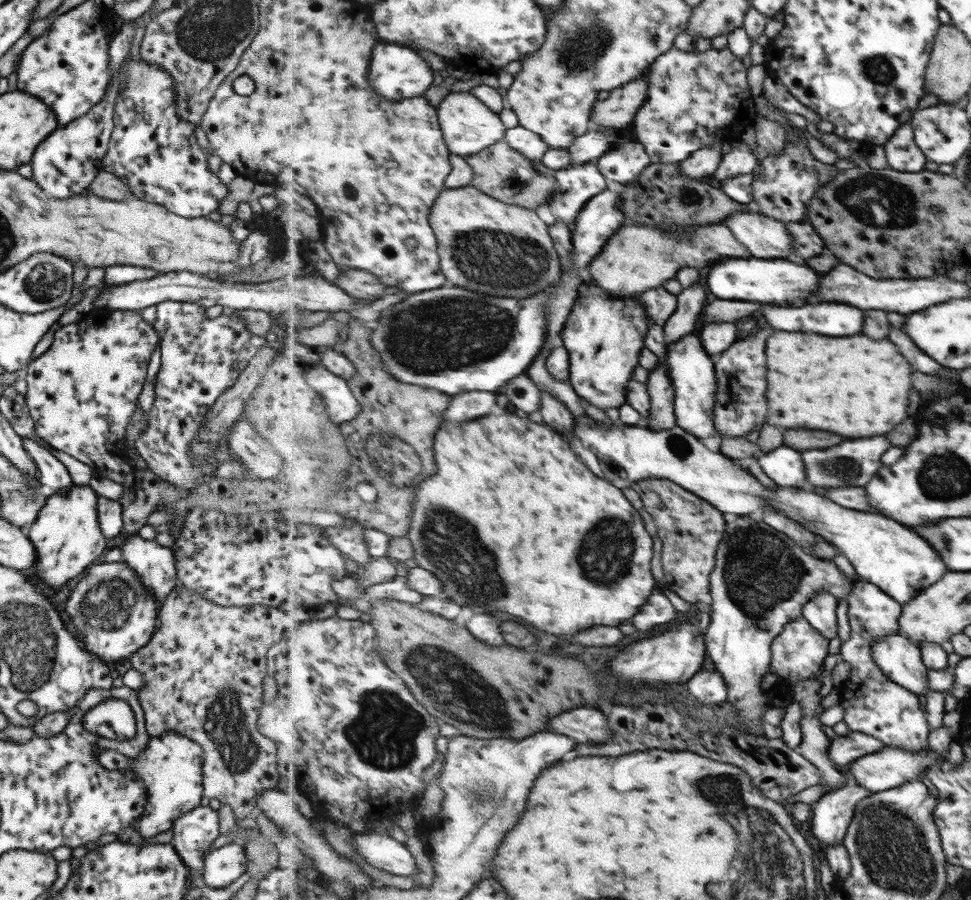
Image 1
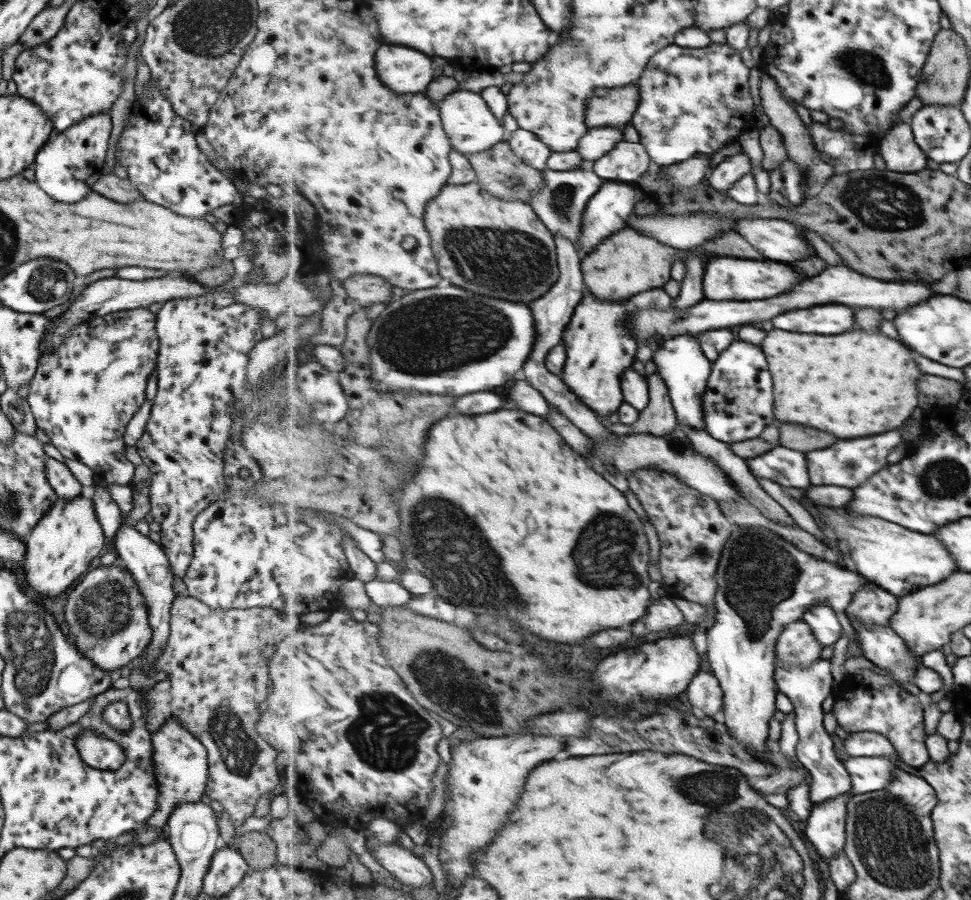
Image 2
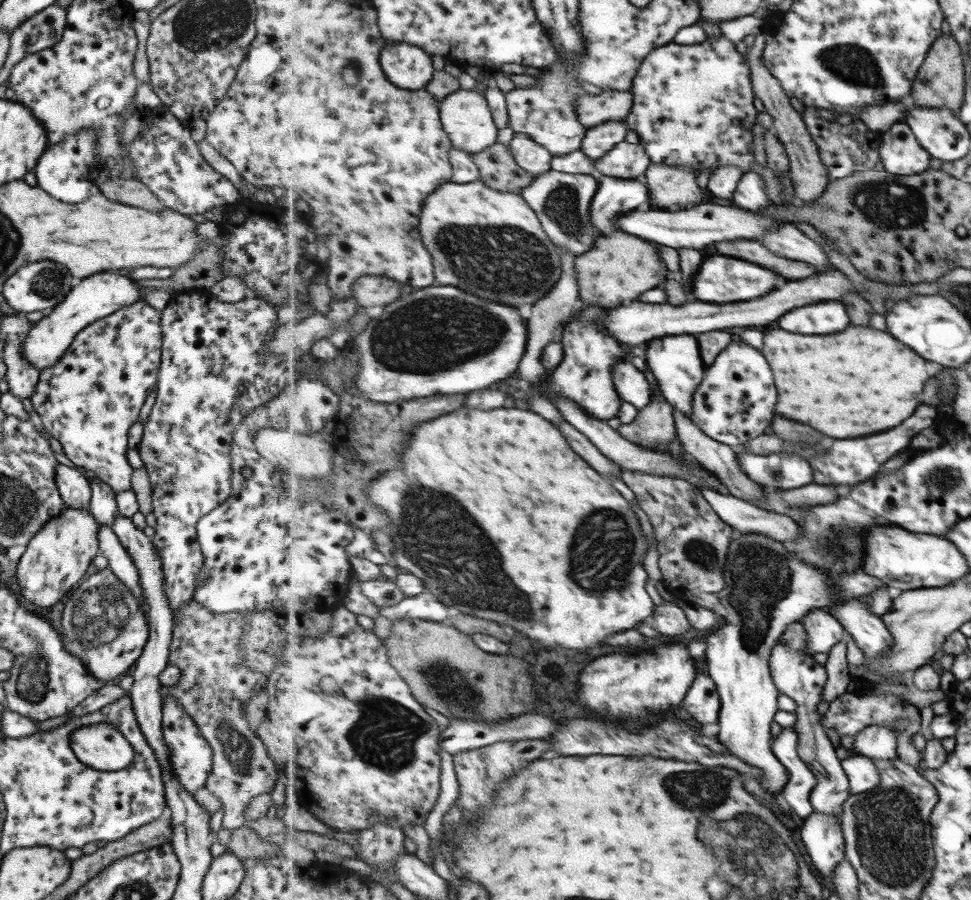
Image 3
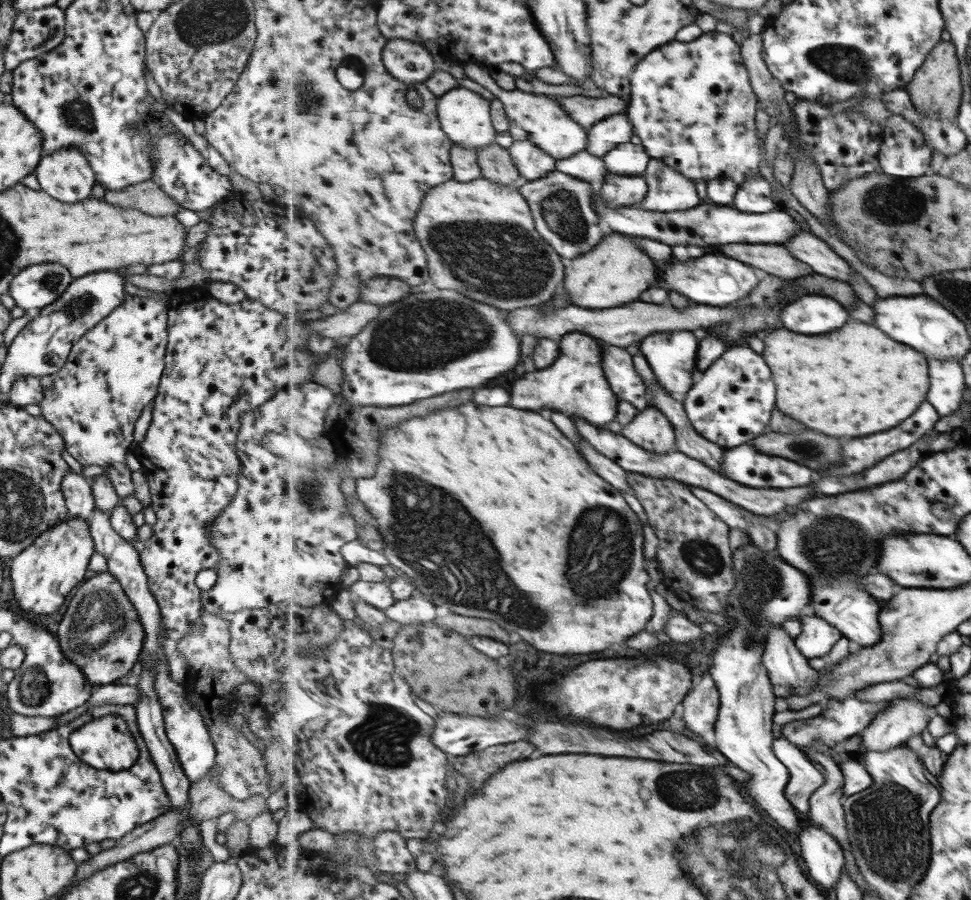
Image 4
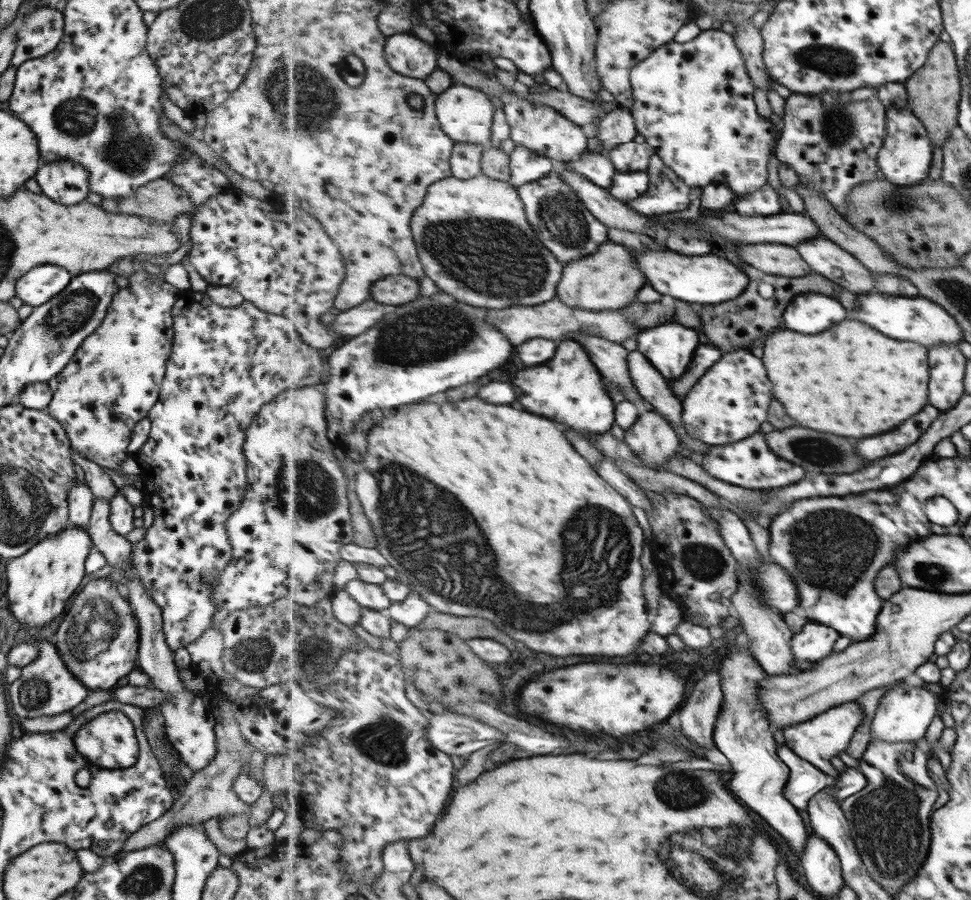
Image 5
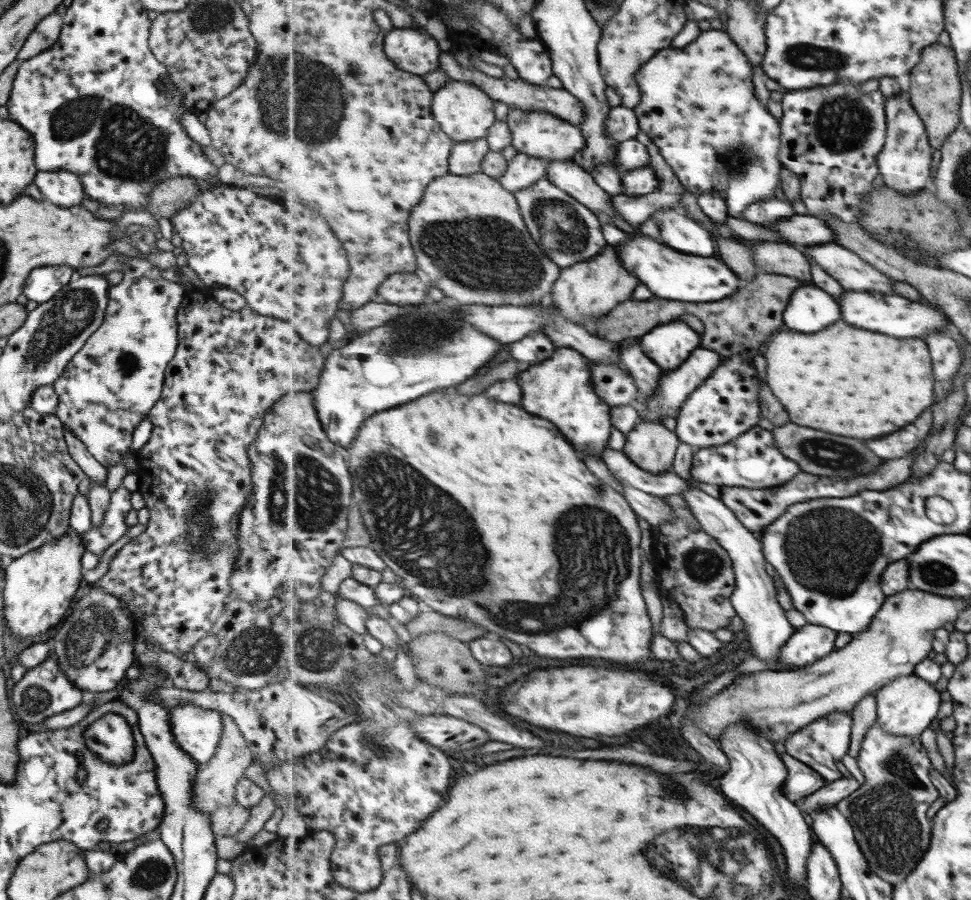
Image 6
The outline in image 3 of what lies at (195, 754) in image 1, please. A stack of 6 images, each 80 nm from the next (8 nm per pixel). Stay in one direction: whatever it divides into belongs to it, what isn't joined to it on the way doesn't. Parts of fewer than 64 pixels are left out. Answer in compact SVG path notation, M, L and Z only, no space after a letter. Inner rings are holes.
M168 696L162 700L162 718L161 718L162 740L168 752L167 760L174 779L191 796L198 791L198 788L204 786L207 775L210 774L212 752L207 741L199 734L195 723L189 719L189 716L183 713L183 709L177 705L177 700ZM91 724L70 734L70 749L89 768L98 771L120 771L133 757L129 742L112 724Z

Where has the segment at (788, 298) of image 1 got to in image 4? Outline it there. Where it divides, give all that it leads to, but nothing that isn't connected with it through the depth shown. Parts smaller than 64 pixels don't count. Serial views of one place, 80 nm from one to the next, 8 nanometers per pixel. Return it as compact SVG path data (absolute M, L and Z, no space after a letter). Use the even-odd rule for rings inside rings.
M703 256L699 260L691 262L669 262L663 264L665 270L659 270L661 280L667 282L669 290L683 292L692 302L697 304L711 304L711 306L727 306L731 302L737 302L741 298L751 296L753 288L759 286L759 276L753 266L747 266L739 260L727 258L727 256Z

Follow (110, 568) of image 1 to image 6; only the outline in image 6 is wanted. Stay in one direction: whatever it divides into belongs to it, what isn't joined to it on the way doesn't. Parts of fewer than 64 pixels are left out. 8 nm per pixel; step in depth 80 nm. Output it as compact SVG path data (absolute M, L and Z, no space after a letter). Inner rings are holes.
M90 588L87 596L71 606L71 612L53 636L53 655L60 671L77 688L87 692L105 692L119 688L125 670L134 661L135 622L121 602L99 588Z

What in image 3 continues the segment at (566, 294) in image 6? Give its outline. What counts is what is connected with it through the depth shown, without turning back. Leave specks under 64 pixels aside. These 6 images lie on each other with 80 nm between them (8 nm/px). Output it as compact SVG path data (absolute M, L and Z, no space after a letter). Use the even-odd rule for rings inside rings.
M616 230L611 236L601 235L589 252L579 255L576 271L584 304L608 309L616 308L625 300L635 301L645 290L653 290L663 284L669 274L655 244L621 230Z

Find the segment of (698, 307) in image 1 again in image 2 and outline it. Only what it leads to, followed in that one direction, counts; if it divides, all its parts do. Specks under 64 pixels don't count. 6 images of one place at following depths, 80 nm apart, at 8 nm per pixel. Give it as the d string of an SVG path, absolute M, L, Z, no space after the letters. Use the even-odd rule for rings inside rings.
M689 258L687 262L689 272L687 278L683 282L683 290L675 302L675 310L677 312L685 312L691 306L699 304L701 300L705 300L705 290L703 290L703 276L705 276L705 266L701 258Z

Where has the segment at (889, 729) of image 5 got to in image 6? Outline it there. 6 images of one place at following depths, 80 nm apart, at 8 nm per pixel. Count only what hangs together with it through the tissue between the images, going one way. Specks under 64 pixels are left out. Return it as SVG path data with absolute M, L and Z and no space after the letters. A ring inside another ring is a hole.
M915 674L900 676L881 690L875 692L877 696L878 724L895 736L921 736L923 732L937 720L941 712L941 692L936 690L931 682Z

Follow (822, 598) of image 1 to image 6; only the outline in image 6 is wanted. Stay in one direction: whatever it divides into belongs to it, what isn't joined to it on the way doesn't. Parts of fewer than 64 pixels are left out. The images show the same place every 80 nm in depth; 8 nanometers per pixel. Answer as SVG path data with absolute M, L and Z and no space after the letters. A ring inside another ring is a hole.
M807 623L796 630L787 645L781 648L780 662L798 668L831 655L836 649L838 633L832 628Z

